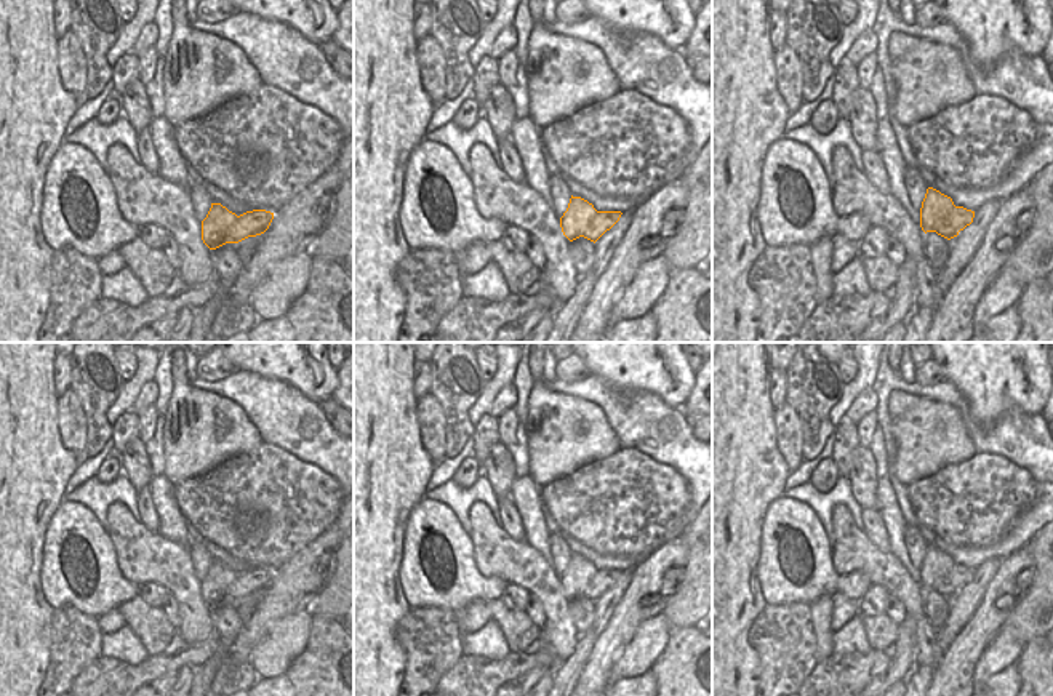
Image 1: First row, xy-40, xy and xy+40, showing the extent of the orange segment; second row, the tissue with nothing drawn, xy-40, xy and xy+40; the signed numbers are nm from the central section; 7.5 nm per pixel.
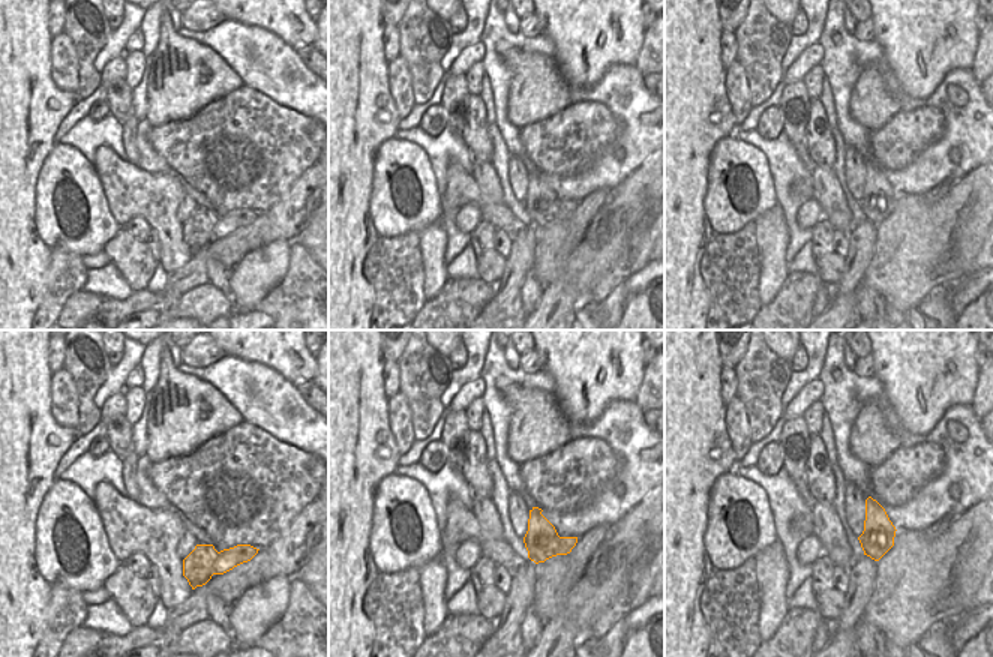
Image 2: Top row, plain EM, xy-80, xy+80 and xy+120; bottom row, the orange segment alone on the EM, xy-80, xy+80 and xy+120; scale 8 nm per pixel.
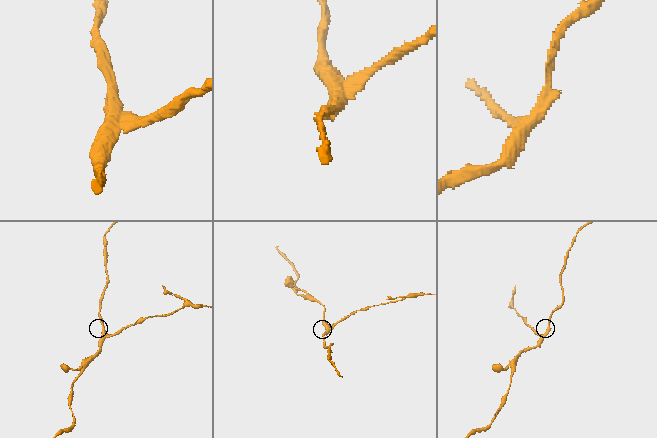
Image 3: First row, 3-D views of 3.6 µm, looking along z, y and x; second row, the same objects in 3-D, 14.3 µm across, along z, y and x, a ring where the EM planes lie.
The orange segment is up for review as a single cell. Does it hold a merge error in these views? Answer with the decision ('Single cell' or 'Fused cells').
Fused cells.

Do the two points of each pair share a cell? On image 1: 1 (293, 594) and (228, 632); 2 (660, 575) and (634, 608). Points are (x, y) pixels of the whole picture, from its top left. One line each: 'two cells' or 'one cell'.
1: two cells
2: one cell

